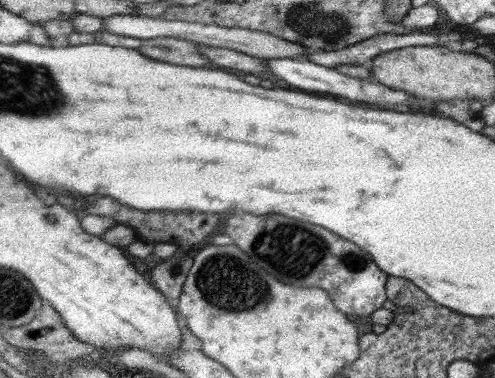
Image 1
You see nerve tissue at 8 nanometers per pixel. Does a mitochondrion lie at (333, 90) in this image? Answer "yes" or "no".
no

